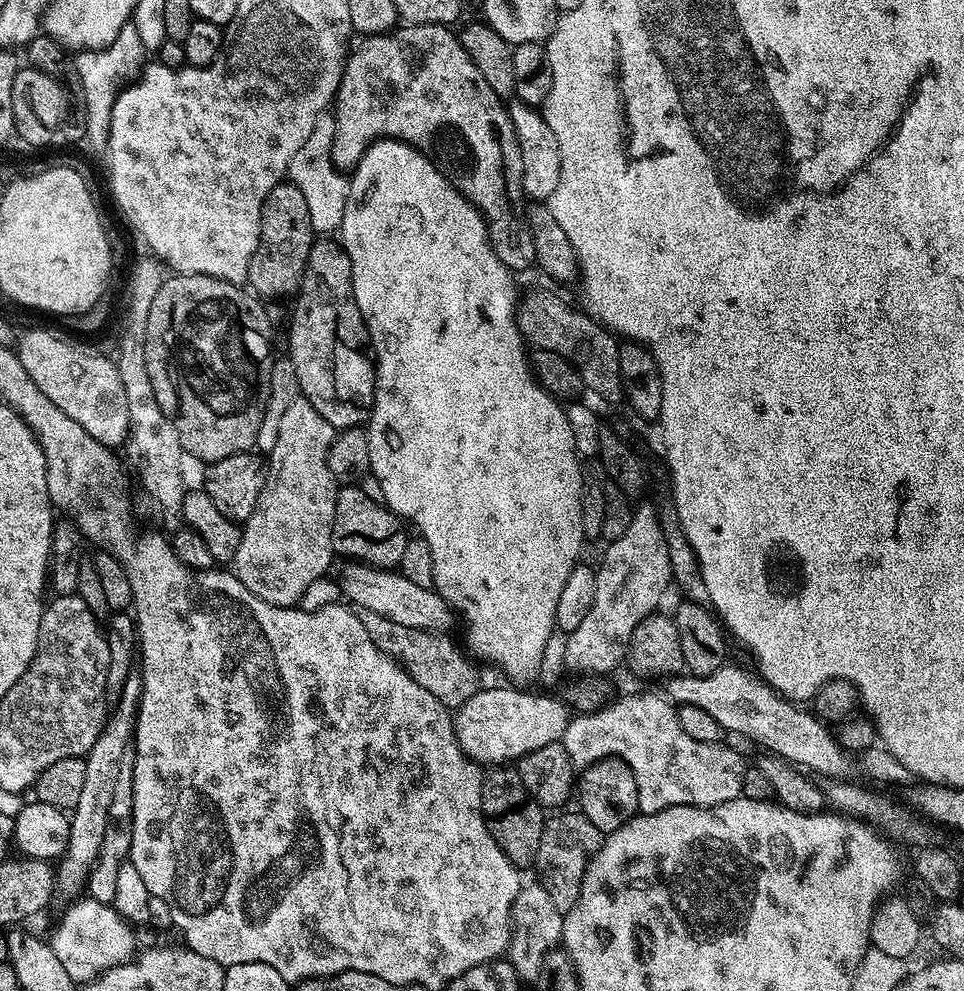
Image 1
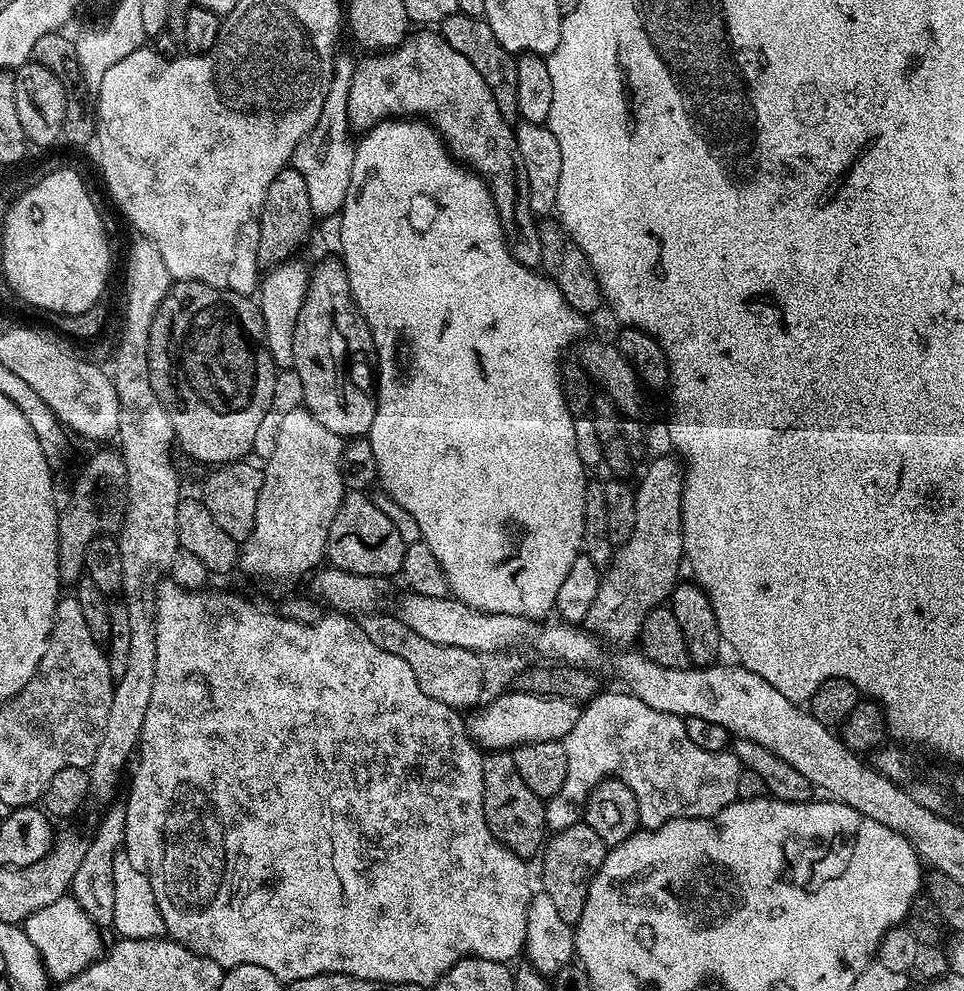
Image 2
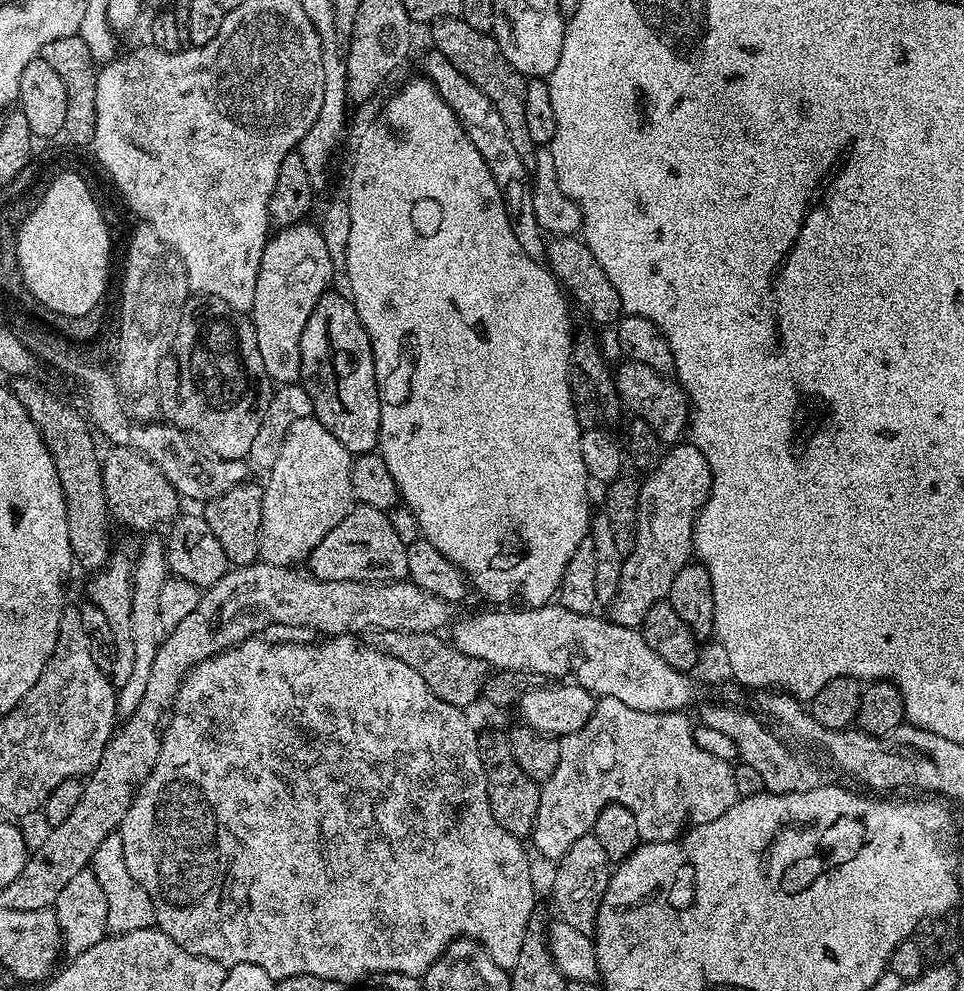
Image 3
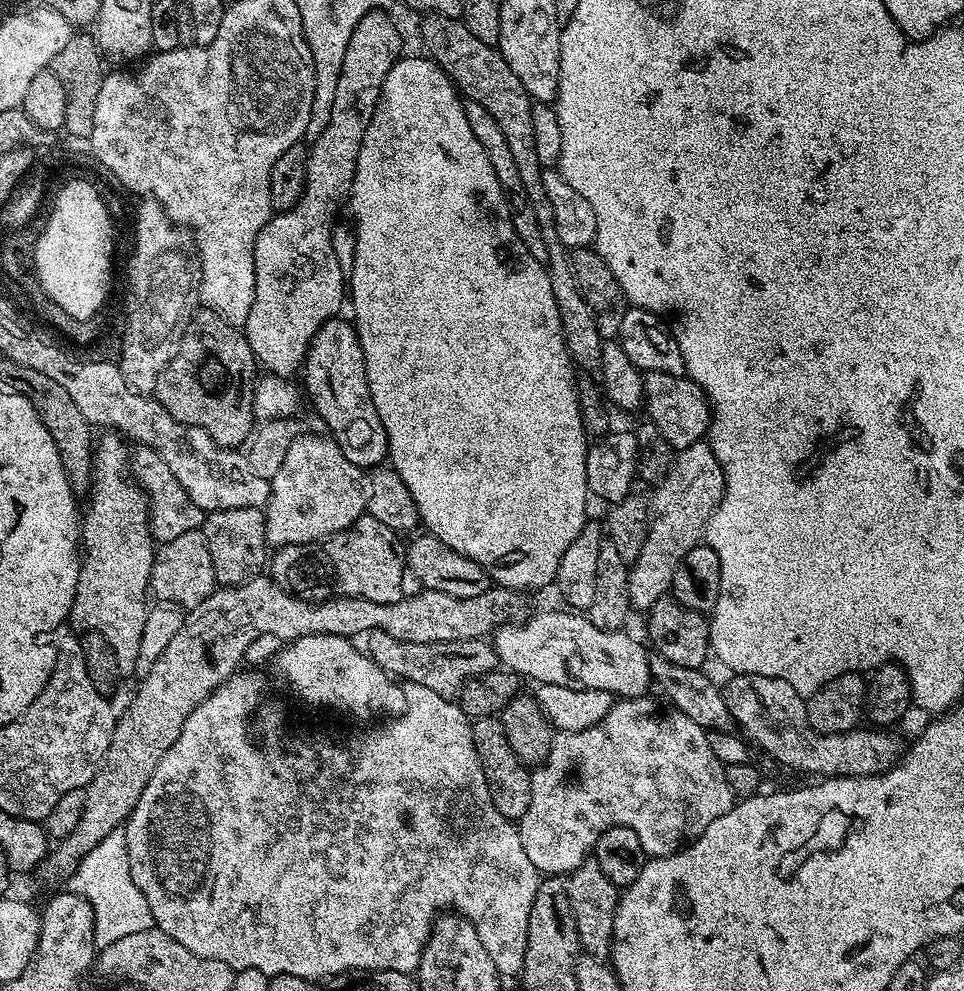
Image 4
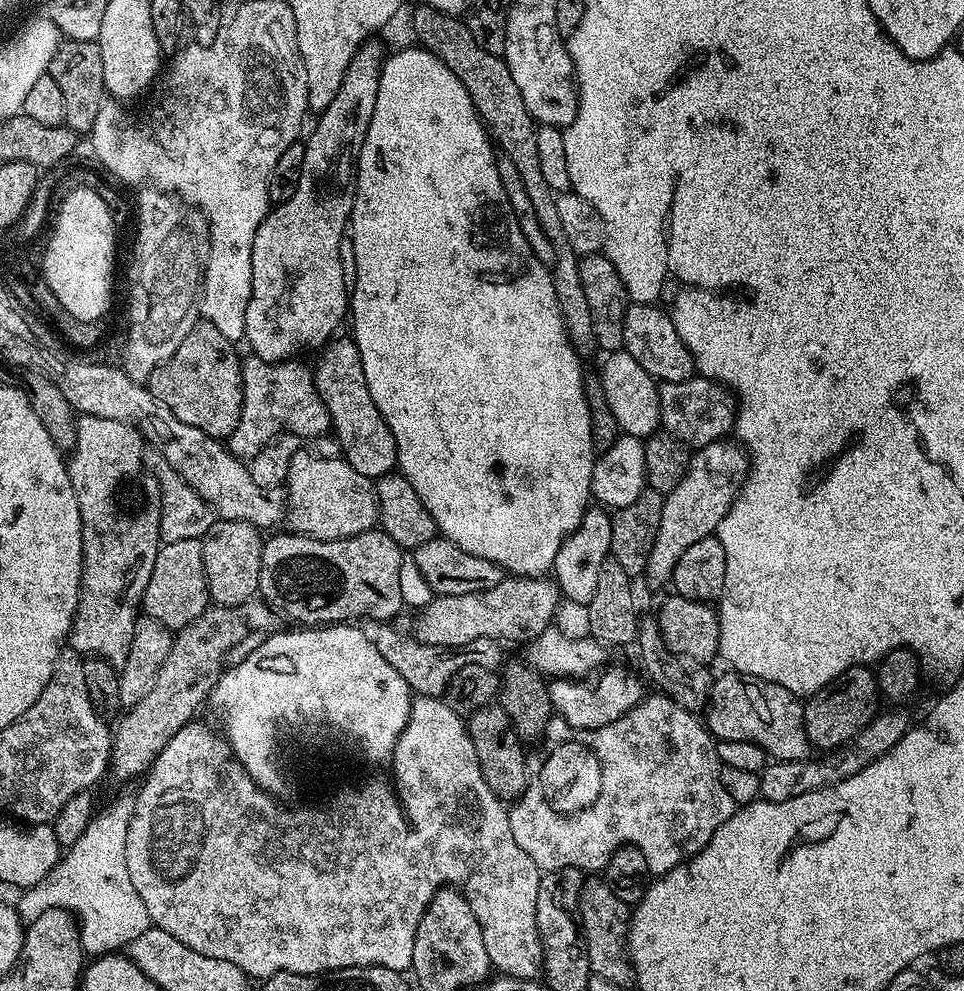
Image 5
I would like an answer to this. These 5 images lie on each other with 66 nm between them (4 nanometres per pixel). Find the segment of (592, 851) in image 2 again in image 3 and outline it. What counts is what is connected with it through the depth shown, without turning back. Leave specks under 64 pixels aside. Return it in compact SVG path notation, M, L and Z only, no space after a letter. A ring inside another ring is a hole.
M591 834L578 838L570 850L566 850L564 857L555 865L556 873L552 876L552 900L556 903L559 919L566 921L574 930L591 933L596 927L596 911L602 902L602 894L608 885L610 875L610 861L606 850L602 850L602 842Z

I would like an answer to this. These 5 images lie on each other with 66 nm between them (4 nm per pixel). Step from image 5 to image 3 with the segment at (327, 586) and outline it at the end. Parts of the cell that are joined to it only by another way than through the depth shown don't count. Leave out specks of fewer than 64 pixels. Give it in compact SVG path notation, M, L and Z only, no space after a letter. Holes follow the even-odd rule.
M357 503L308 556L307 571L320 580L395 582L405 579L408 544L388 516L391 515L383 508Z

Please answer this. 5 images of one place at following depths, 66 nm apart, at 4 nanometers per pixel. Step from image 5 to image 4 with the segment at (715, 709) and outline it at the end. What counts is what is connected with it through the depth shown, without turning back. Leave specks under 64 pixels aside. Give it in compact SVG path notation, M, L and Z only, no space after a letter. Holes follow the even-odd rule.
M739 674L723 685L724 701L732 714L733 721L744 727L743 733L759 748L759 746L780 764L793 768L796 772L809 772L812 778L835 778L837 776L877 776L880 772L888 772L901 759L904 744L888 730L873 730L868 726L857 726L850 732L824 734L808 727L807 723L796 724L796 700L798 694L790 682L782 682L782 678L766 678L758 674Z

